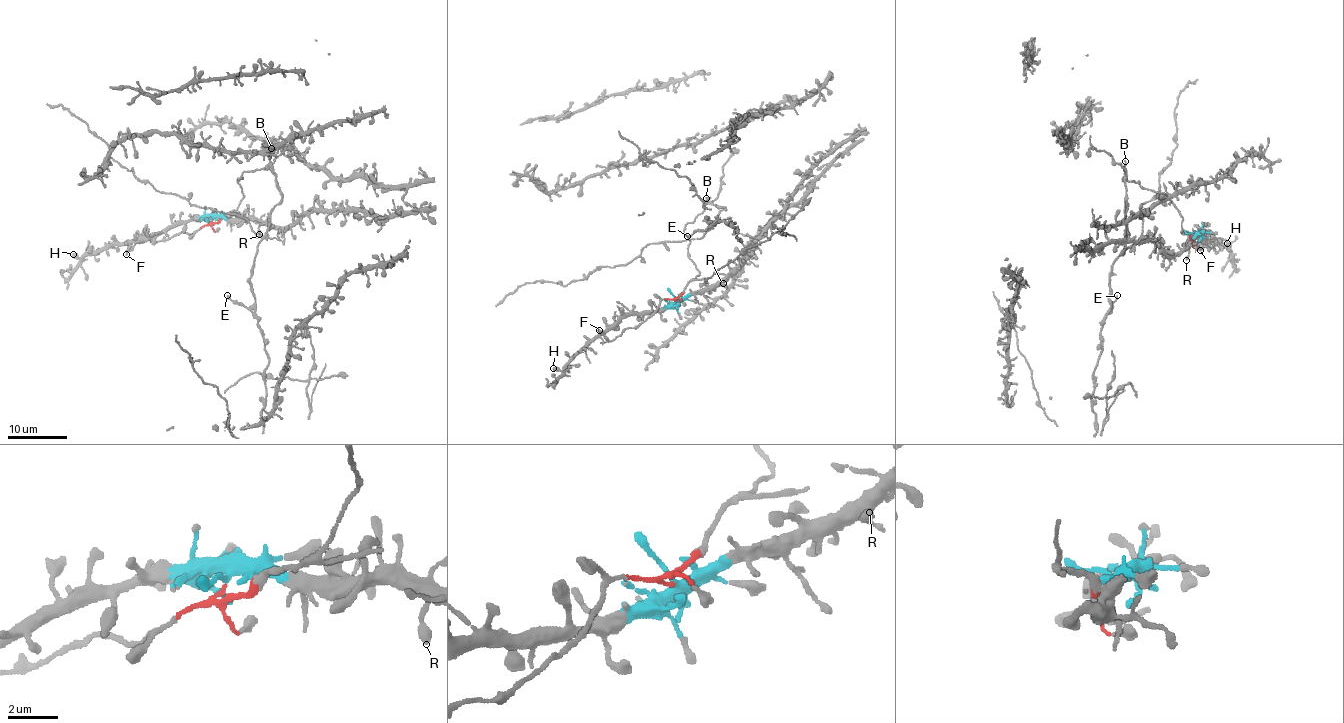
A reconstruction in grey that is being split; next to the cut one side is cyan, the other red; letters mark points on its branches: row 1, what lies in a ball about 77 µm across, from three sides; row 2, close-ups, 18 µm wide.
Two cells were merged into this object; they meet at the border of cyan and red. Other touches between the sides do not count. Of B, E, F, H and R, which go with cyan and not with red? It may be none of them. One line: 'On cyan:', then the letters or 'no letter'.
On cyan: F, H, R

